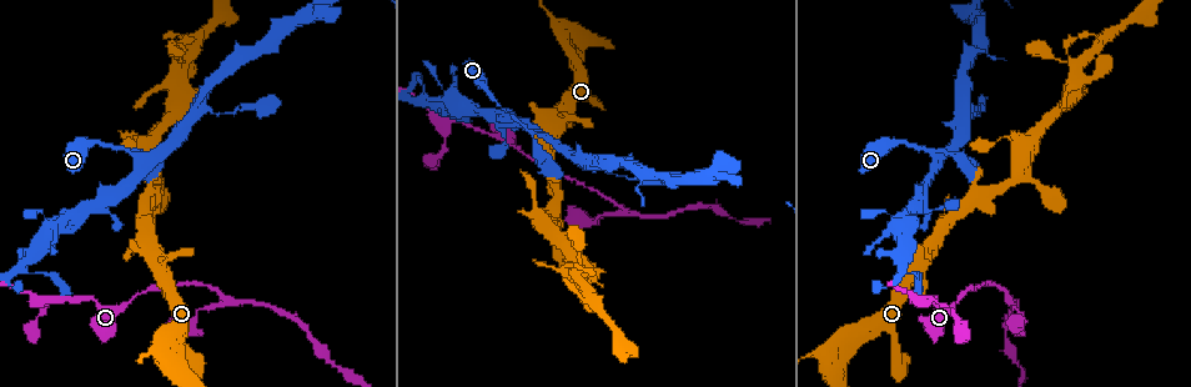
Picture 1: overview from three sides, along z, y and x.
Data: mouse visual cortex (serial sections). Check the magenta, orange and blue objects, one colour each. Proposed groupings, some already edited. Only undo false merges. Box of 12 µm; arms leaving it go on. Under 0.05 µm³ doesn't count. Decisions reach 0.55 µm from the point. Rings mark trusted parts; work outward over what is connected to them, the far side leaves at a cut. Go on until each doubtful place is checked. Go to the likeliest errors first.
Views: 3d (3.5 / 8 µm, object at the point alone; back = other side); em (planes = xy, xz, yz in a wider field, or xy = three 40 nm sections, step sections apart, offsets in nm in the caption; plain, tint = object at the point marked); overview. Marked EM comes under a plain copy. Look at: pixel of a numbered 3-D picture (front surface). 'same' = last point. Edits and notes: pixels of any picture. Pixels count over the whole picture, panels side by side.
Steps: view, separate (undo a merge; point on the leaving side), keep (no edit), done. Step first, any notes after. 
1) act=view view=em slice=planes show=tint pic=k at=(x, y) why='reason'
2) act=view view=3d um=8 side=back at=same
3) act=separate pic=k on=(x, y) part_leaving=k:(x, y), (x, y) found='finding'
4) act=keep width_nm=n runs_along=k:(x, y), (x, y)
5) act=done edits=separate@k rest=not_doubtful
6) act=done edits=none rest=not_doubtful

act=view view=3d um=3.5 pic=1 at=(918, 298) why='three arms meet'

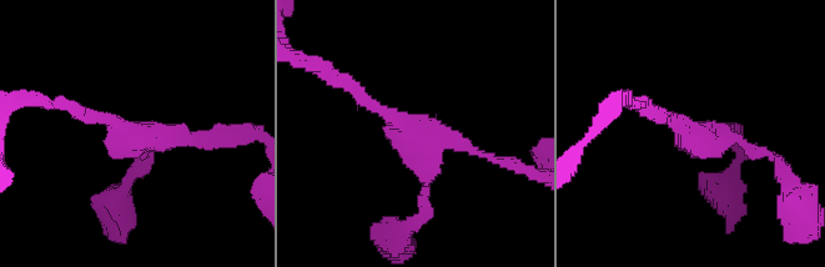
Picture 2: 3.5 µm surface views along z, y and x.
act=view view=em slice=planes show=tint pic=2 at=(149, 130)

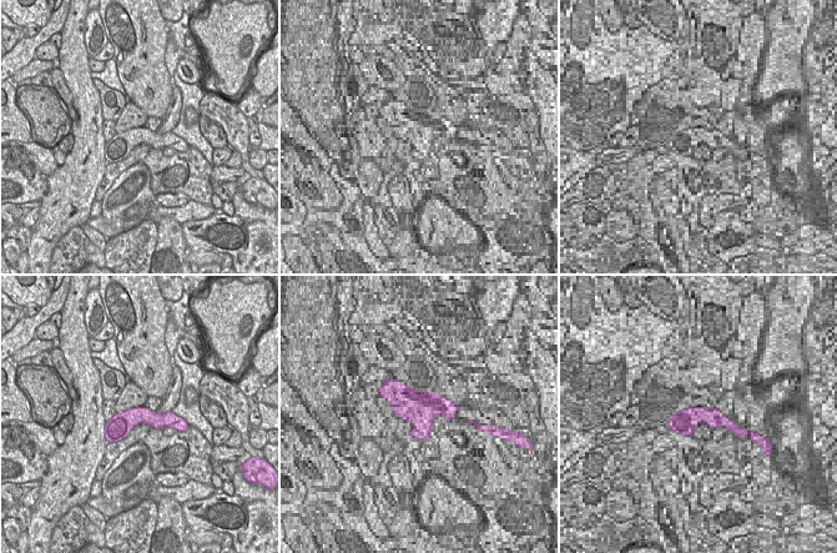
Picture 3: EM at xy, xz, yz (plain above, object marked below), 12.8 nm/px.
act=view view=em slice=xy step=1 show=tint at=same

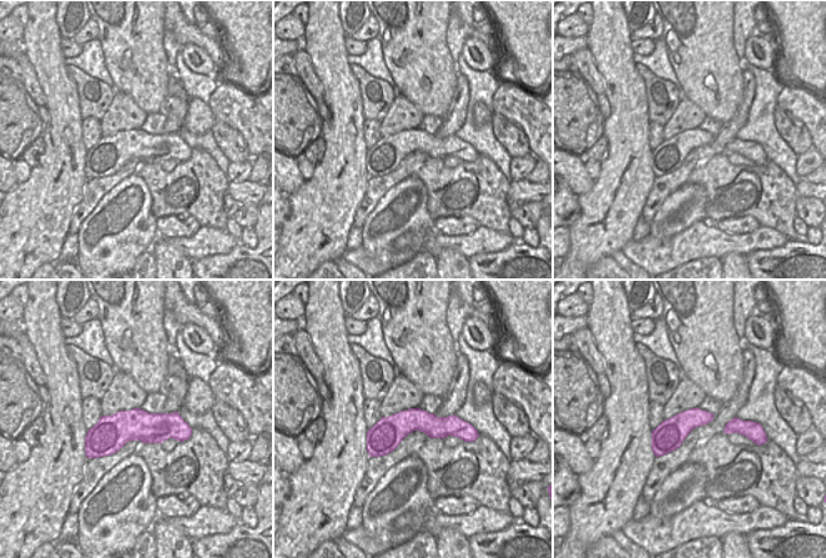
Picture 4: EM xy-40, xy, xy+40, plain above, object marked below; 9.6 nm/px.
act=keep runs_along=2:(508, 164), (434, 137), (423, 215) found='one cell here'

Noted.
act=view view=em slice=xy step=2 show=tint pic=1 at=(226, 304) why='arms part here'

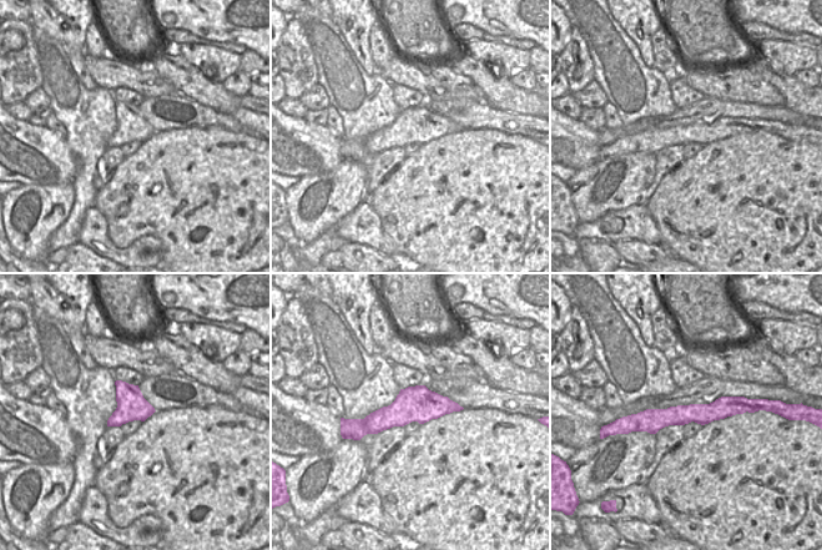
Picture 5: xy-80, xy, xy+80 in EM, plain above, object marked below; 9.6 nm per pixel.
act=view view=3d um=3.5 at=same

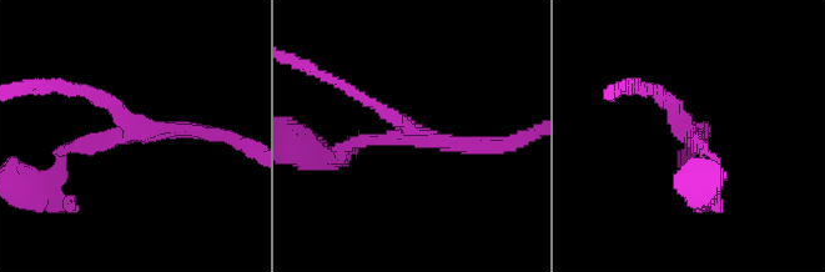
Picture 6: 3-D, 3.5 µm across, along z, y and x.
act=keep arm_widths_nm=150,150,200 runs_along=5:(742, 403), (709, 413), (636, 417) found='one cell here'

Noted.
act=view view=3d um=3.5 pic=1 at=(541, 133) why='narrows sharply'

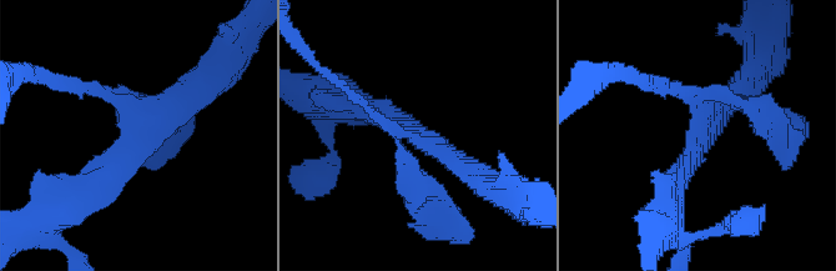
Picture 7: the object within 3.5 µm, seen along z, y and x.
act=view view=em slice=xy step=2 show=tint pic=7 at=(138, 116) why='need the tissue'

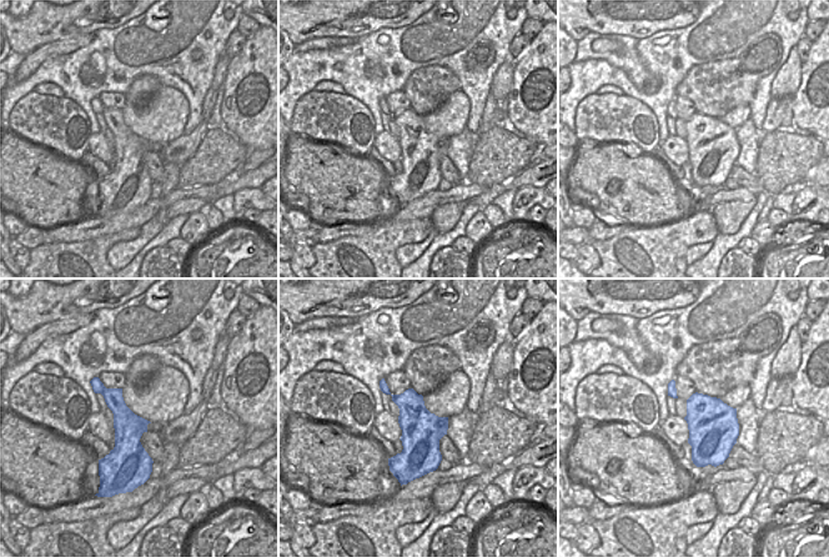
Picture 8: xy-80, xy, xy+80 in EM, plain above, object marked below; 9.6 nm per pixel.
act=keep arm_widths_nm=150,300,300,300 runs_along=7:(357, 100), (479, 180) found='all the same cell'

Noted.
act=done edits=none rest=not_doubtful

